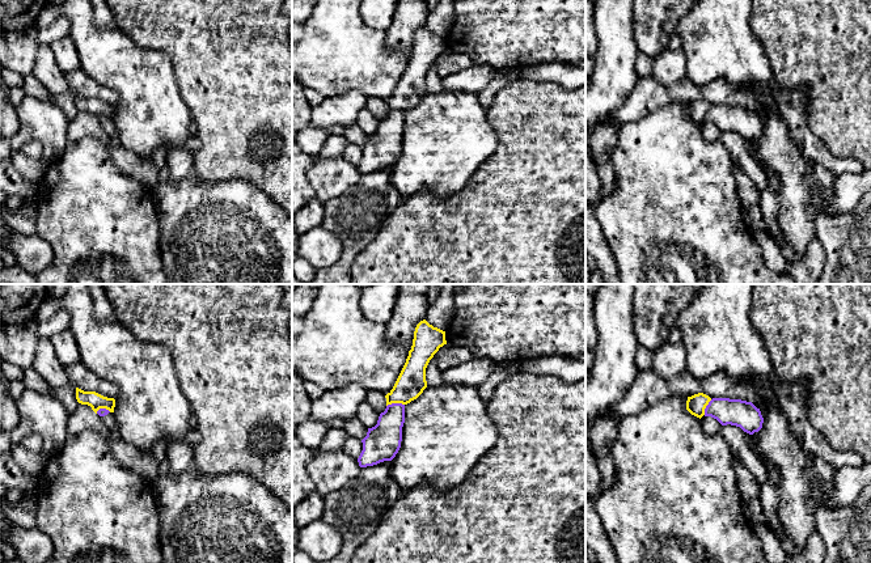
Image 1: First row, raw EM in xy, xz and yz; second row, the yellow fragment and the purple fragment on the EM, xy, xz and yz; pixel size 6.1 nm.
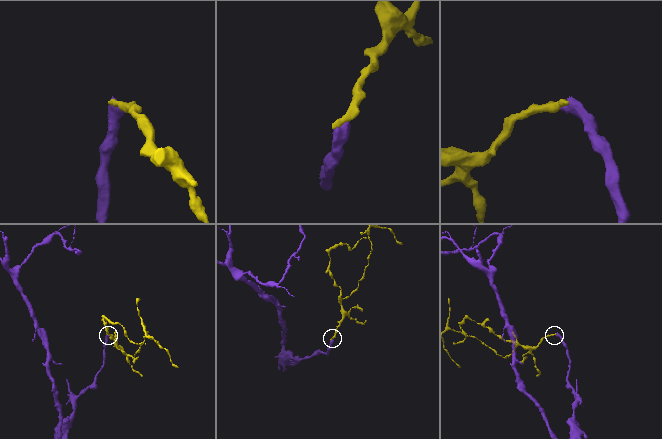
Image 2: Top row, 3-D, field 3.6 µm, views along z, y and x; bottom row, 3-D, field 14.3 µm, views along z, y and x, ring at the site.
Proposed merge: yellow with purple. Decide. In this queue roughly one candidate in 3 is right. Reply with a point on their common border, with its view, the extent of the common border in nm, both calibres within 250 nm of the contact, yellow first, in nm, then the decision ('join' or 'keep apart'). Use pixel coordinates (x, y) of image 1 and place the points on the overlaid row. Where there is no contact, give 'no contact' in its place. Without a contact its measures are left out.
contact xz (394, 402); length 110 nm; calibres 180 and 200 nm; keep apart

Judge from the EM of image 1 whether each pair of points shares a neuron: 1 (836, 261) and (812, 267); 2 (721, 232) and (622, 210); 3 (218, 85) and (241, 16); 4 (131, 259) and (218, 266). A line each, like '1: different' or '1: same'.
1: different
2: same
3: same
4: different

